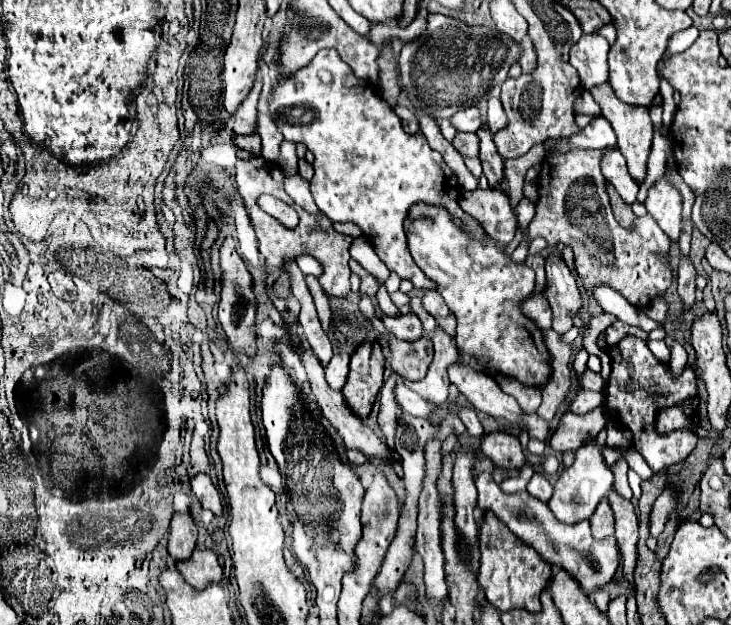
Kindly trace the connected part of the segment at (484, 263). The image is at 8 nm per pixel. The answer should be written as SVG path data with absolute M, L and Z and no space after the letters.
M415 204L407 220L407 240L415 264L437 284L437 292L457 316L455 340L459 350L475 356L497 374L543 388L549 382L551 358L541 330L521 312L521 302L533 294L535 272L525 264L515 264L495 240L475 242L467 238L445 208Z

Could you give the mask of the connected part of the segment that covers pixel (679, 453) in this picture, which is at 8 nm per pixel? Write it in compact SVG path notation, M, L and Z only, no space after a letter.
M625 336L615 346L607 346L607 352L611 356L611 374L605 386L605 412L619 426L631 432L633 448L645 458L653 472L659 472L679 460L685 460L697 446L697 434L691 428L659 434L655 418L661 408L677 406L683 400L697 396L697 376L693 368L685 366L683 374L675 378L671 374L671 368L651 354L647 342L635 336Z

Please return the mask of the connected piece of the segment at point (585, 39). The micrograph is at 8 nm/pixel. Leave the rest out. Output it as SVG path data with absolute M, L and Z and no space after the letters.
M583 34L581 40L571 46L571 64L575 66L585 90L607 82L609 78L609 42L599 34Z

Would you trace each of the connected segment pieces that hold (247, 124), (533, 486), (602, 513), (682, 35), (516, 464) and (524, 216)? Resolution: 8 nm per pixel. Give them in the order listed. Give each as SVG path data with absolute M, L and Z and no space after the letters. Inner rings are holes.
M255 84L255 88L249 92L249 96L243 100L241 108L235 112L235 134L253 134L255 122L257 122L257 98L261 92L261 84Z
M533 474L533 478L527 484L527 492L531 492L531 496L547 502L553 494L553 486L549 484L549 480L543 474Z
M603 498L595 510L595 514L589 518L591 522L591 530L593 530L593 538L601 540L601 538L607 538L615 532L615 516L613 516L613 510L609 506L609 500Z
M695 26L687 28L687 30L679 32L679 34L673 34L671 40L669 40L669 48L667 48L667 52L665 52L663 58L669 58L671 54L679 54L679 52L687 50L697 40L697 36L699 36L699 30Z
M491 432L483 436L481 450L493 460L495 466L501 466L505 470L521 468L525 464L525 456L523 456L519 438L509 432ZM509 444L511 444L511 458L509 458Z
M523 198L521 202L519 202L519 206L517 206L517 218L519 218L519 224L521 224L521 230L525 232L525 228L527 228L527 224L531 222L531 218L533 218L533 214L535 214L535 204L531 202L531 200L527 200L527 198Z

